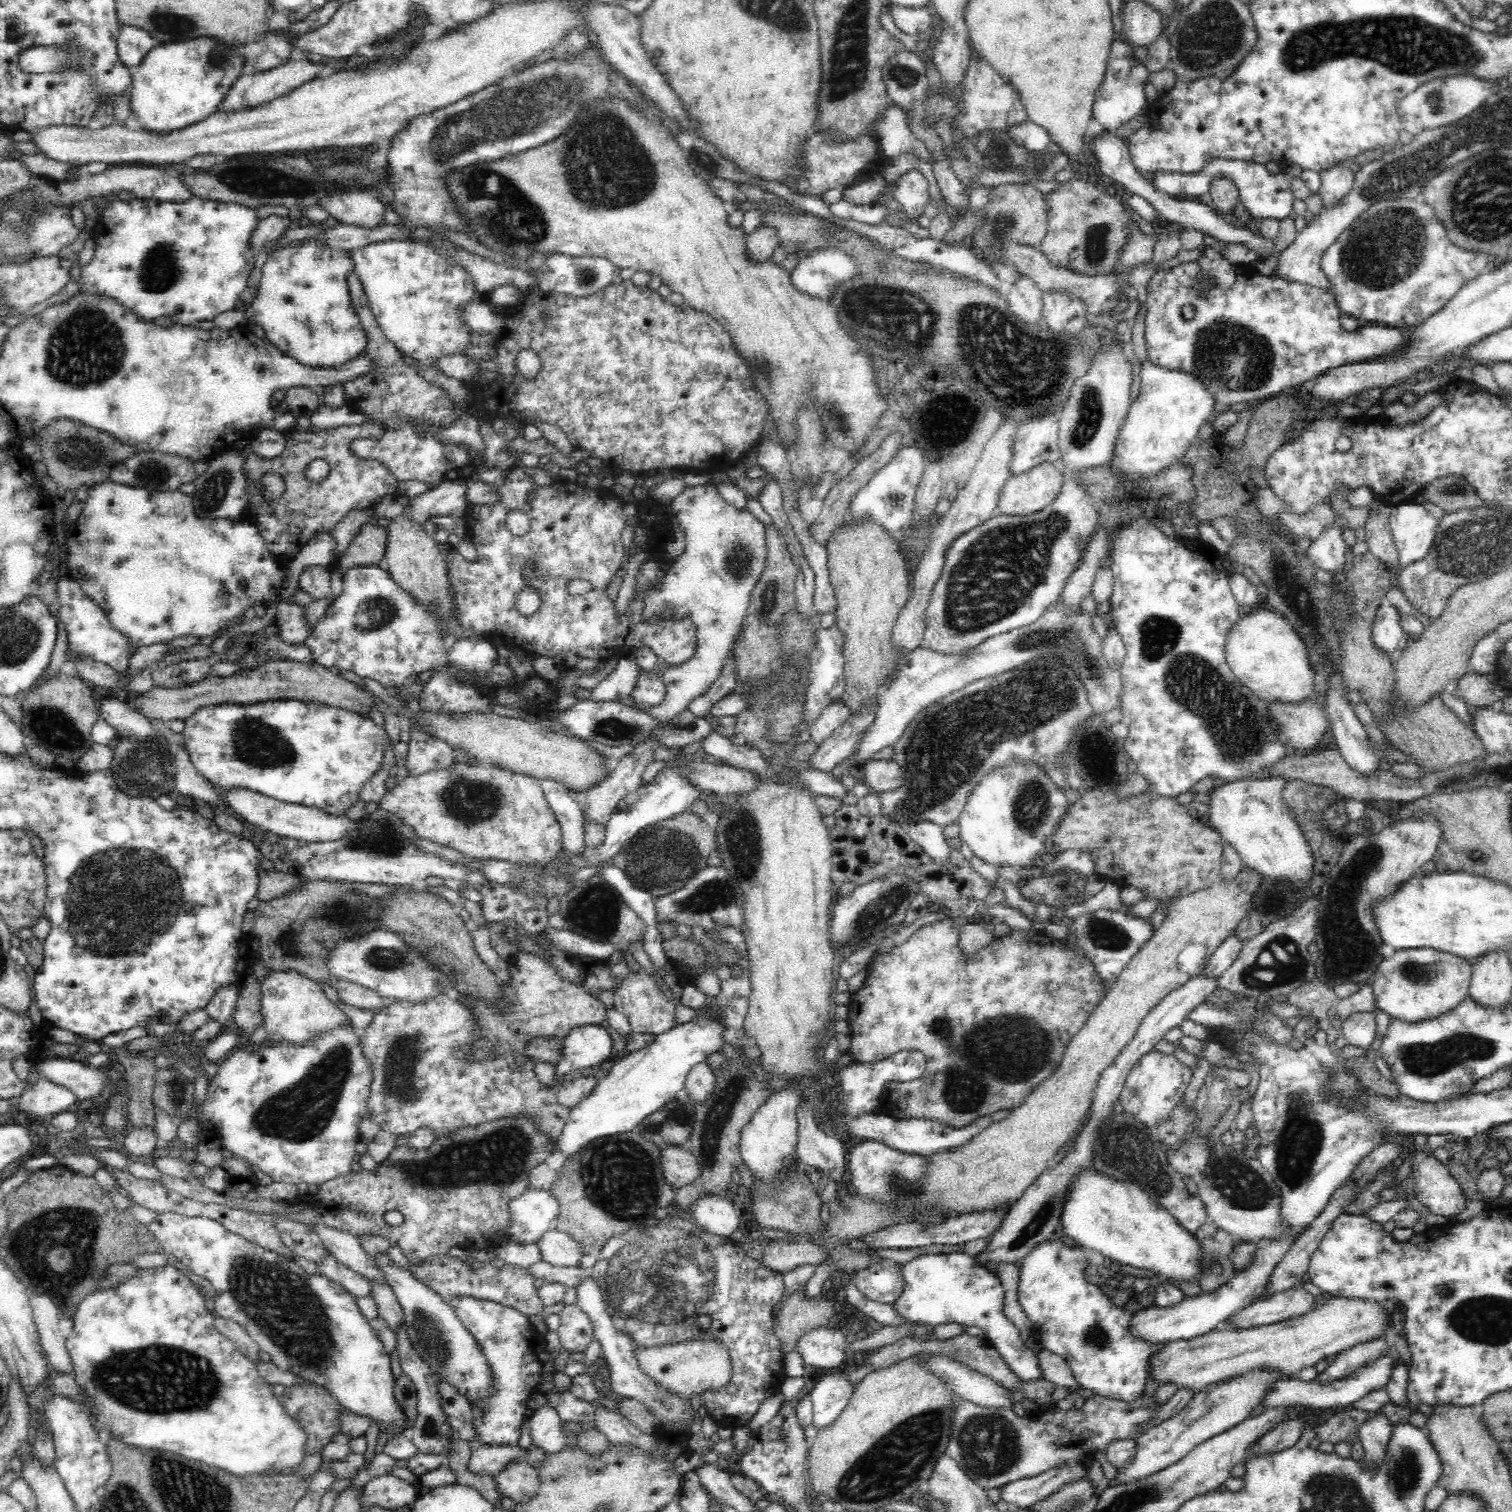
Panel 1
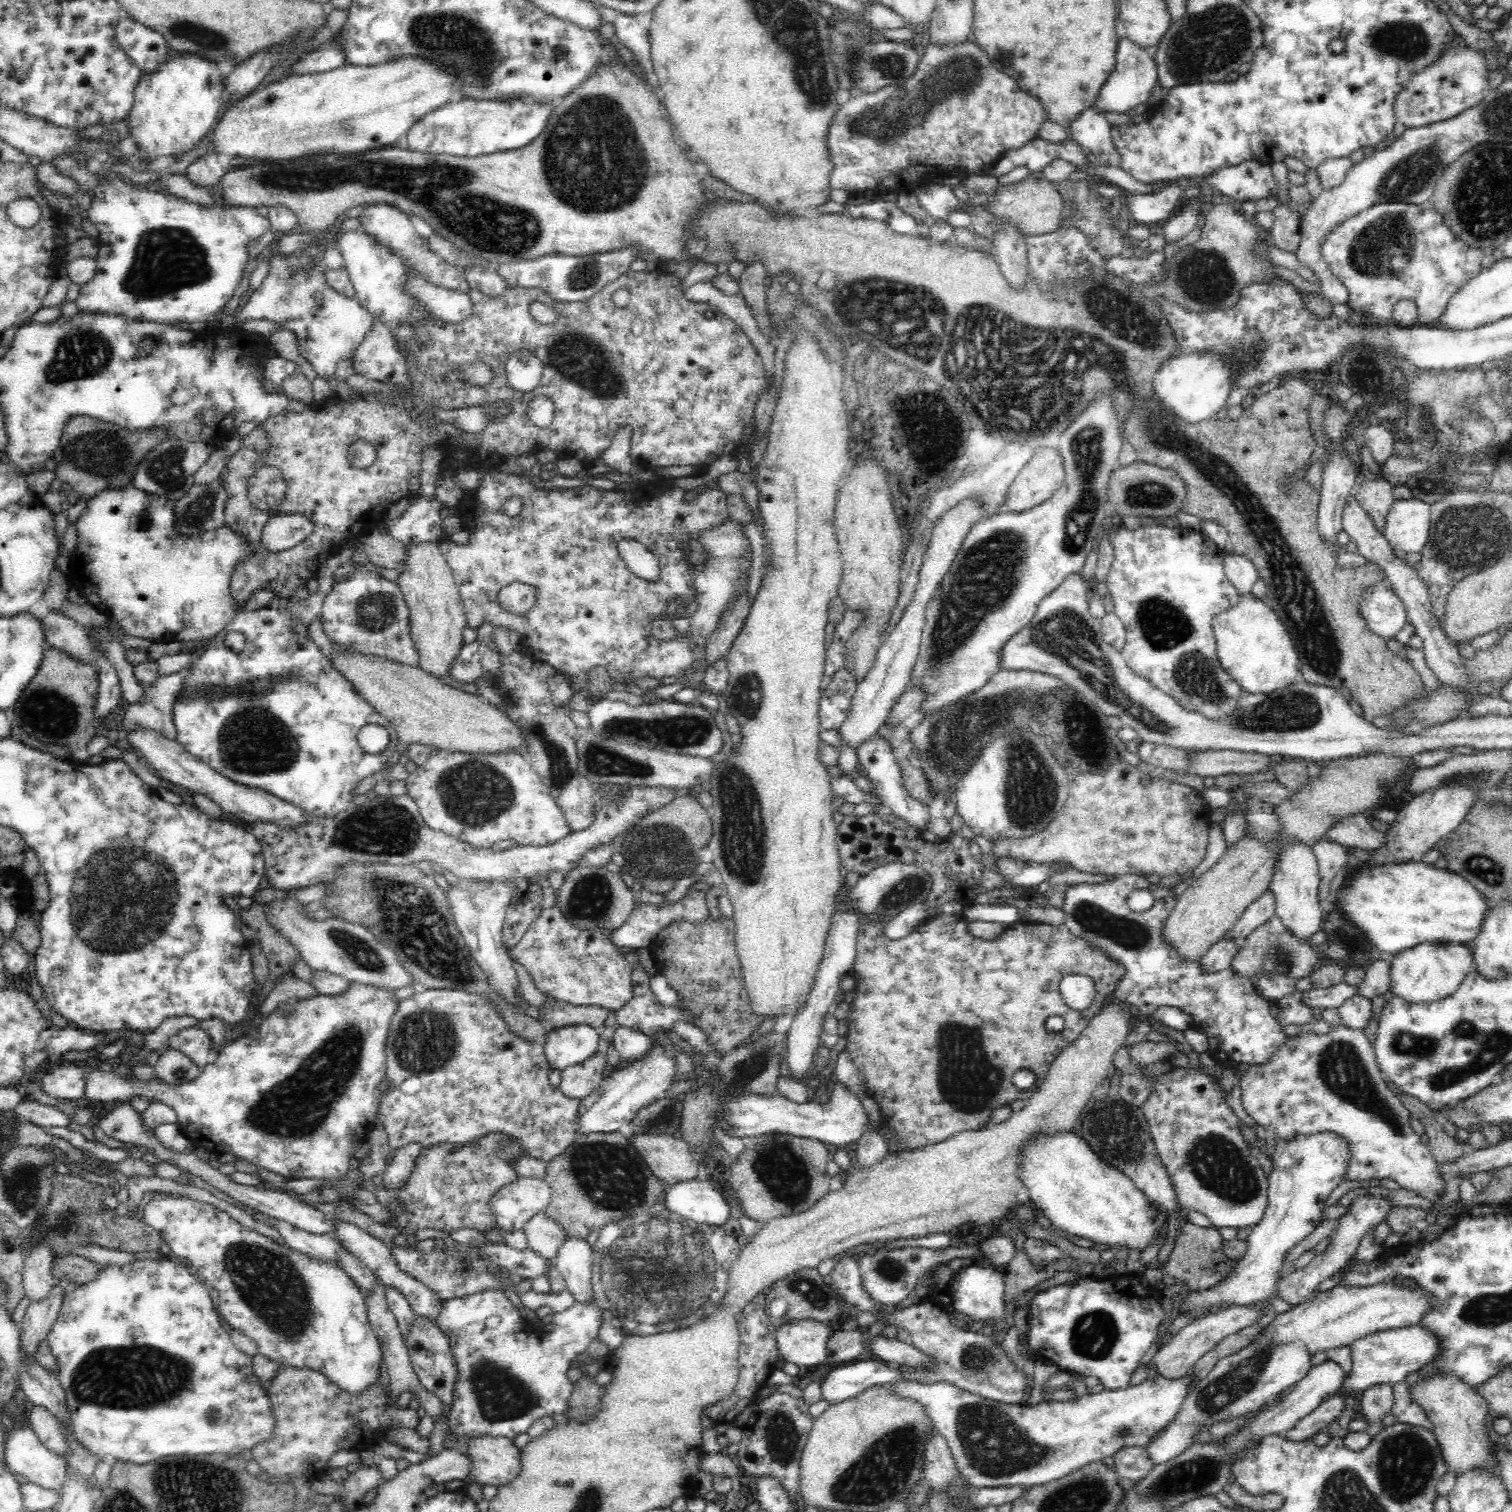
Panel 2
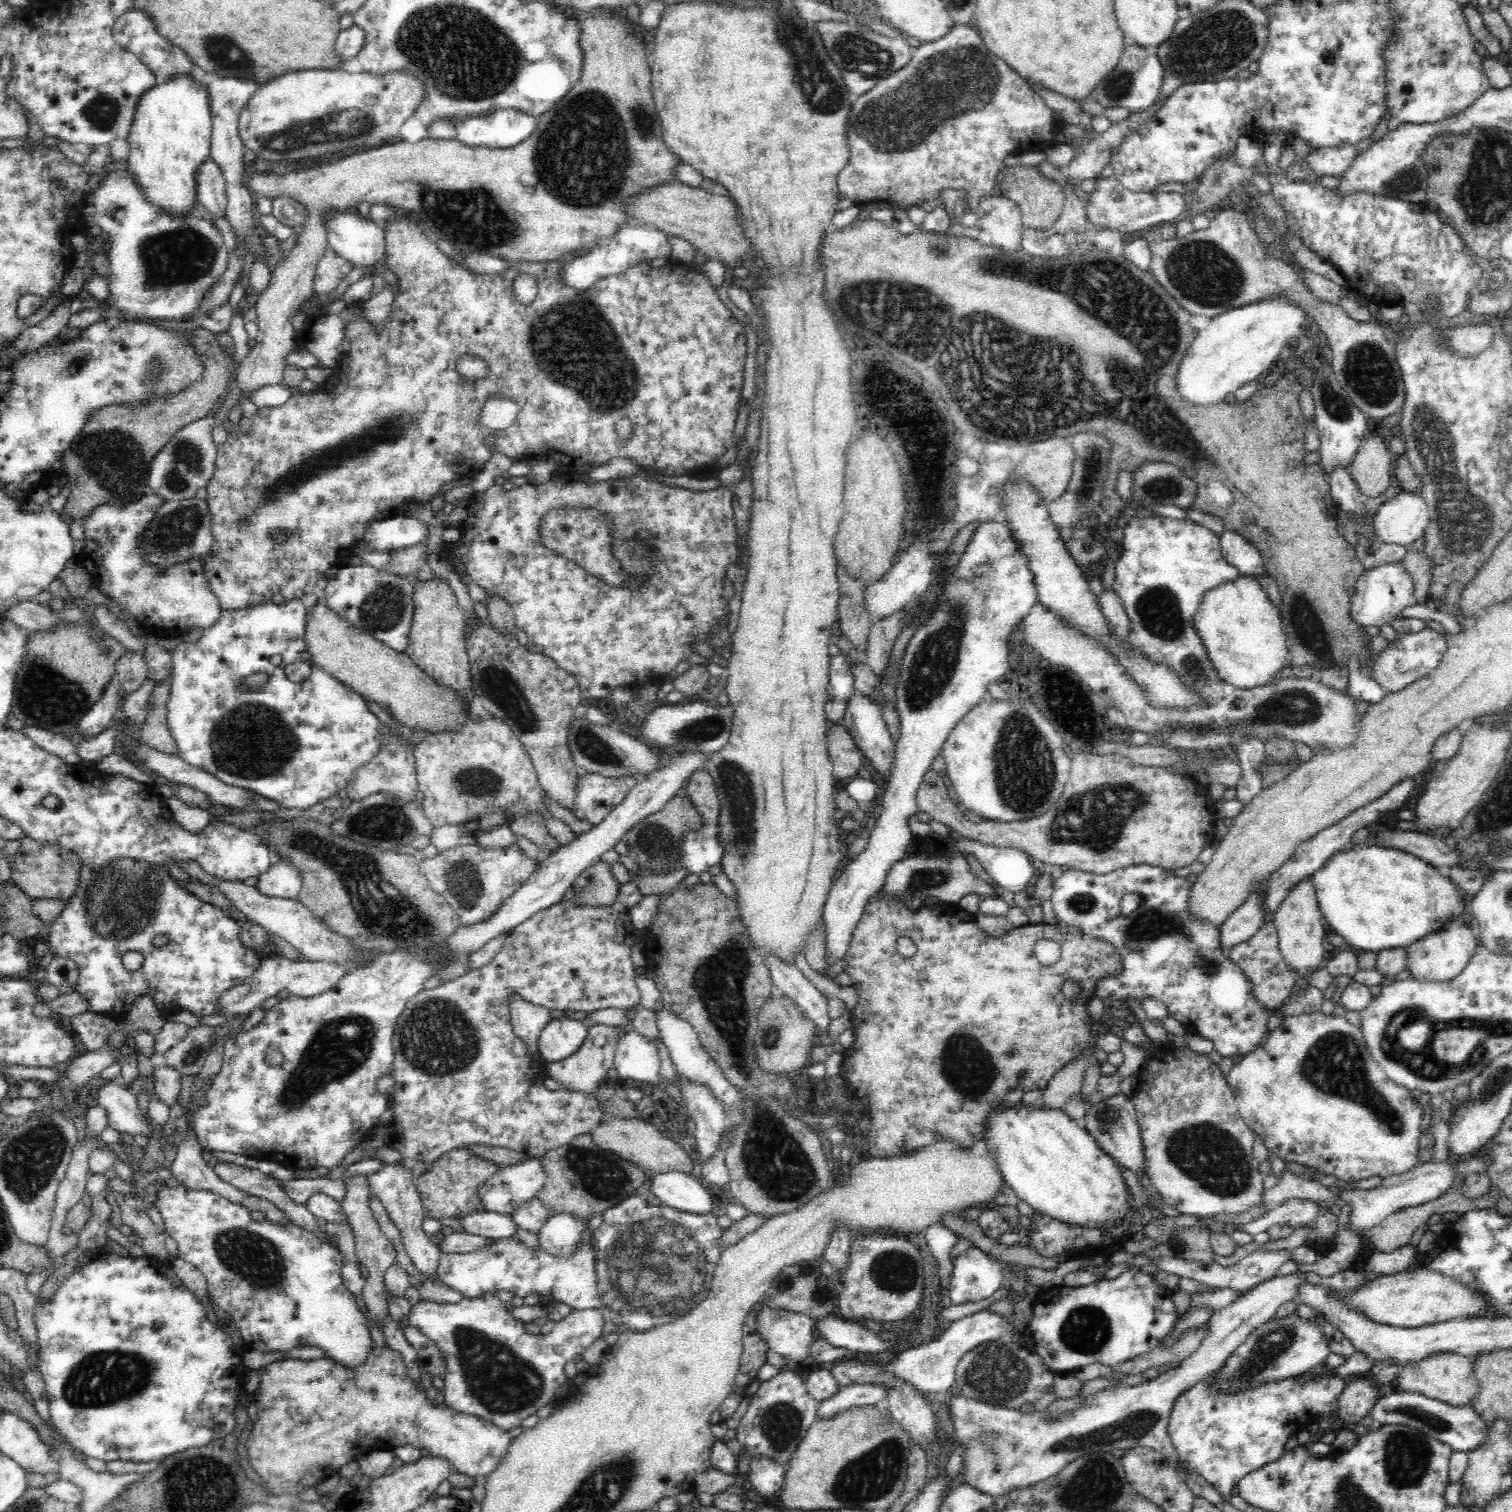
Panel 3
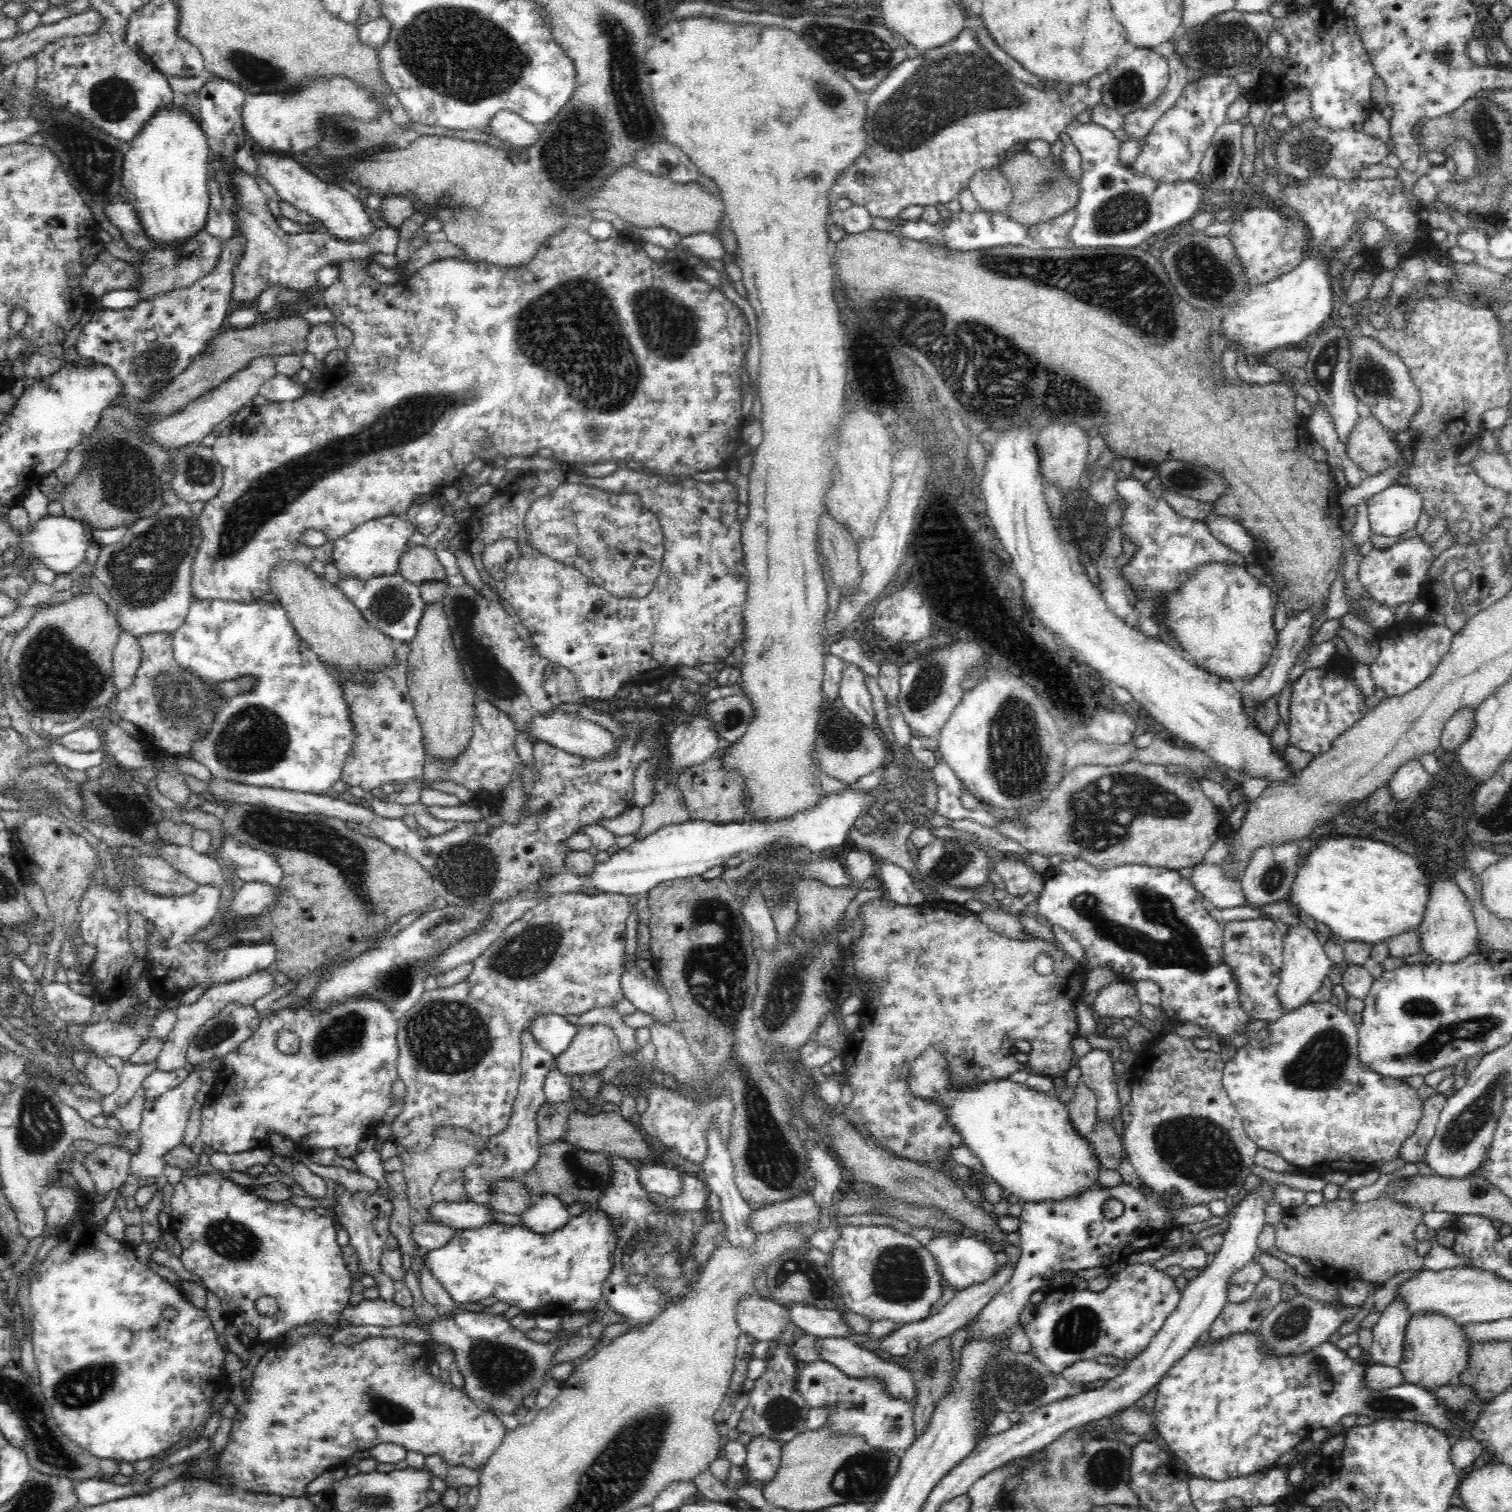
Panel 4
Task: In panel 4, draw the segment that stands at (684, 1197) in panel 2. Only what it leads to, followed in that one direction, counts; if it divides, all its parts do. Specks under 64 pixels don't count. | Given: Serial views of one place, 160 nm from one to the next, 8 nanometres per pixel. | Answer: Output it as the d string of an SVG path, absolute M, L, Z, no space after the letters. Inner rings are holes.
M640 1163L637 1166L639 1183L647 1193L656 1192L662 1199L678 1196L682 1188L683 1172L656 1163Z

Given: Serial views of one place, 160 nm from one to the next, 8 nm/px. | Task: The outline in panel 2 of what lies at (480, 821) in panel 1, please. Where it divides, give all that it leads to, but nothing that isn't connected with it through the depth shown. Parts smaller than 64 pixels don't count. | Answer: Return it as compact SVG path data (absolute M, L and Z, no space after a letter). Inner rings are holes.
M435 749L434 754L413 773L396 764L386 780L404 780L408 797L414 800L422 821L432 830L468 843L474 849L490 849L500 840L512 840L514 846L540 846L558 842L571 833L568 821L550 789L536 774L528 759L517 752L502 754L451 753Z

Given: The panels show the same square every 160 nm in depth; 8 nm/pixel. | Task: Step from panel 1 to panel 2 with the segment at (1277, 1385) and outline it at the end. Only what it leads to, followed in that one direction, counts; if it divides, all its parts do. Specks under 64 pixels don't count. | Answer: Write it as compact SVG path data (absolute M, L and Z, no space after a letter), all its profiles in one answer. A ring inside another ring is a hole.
M1416 1324L1371 1334L1369 1337L1355 1340L1350 1347L1352 1369L1350 1369L1350 1374L1345 1374L1341 1387L1335 1393L1344 1398L1364 1392L1367 1388L1376 1385L1395 1385L1404 1381L1408 1372L1422 1369L1425 1363L1431 1362L1435 1358L1438 1354L1438 1339L1432 1333L1424 1331L1420 1324Z

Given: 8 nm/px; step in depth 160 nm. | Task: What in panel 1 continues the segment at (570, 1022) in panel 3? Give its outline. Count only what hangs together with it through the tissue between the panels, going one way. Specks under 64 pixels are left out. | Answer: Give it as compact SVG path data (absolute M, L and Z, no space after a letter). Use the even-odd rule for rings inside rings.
M601 1025L573 1028L563 1040L561 1059L555 1066L554 1074L560 1077L570 1070L602 1065L612 1054L612 1046L610 1033Z

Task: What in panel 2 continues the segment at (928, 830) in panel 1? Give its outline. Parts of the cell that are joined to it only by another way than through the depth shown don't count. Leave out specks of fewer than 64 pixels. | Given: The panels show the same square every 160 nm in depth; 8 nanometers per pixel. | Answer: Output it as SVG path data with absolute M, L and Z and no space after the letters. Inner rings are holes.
M875 736L855 752L859 760L860 772L871 780L872 794L896 817L906 821L908 826L918 829L918 831L928 831L928 824L931 819L928 804L925 805L908 795L908 791L904 787L904 781L902 781L902 775L900 775L900 767L896 763L896 757L892 753L890 744L887 744L886 740L881 740L878 736Z

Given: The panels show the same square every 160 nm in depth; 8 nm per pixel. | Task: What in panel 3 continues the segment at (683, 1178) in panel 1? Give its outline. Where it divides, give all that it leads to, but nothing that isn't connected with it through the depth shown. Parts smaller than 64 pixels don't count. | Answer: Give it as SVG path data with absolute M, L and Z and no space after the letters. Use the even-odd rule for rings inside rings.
M605 1120L597 1129L590 1132L594 1136L594 1144L604 1151L611 1151L614 1155L633 1163L638 1168L651 1175L665 1172L685 1172L690 1175L694 1167L691 1157L682 1149L680 1144L658 1131L652 1122L641 1120Z

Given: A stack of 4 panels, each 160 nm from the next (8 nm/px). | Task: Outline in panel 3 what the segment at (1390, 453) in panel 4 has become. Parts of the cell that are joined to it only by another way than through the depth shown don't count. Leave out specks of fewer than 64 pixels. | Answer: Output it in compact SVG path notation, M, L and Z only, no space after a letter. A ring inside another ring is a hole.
M1376 434L1364 436L1348 471L1364 498L1376 498L1393 484L1390 454Z

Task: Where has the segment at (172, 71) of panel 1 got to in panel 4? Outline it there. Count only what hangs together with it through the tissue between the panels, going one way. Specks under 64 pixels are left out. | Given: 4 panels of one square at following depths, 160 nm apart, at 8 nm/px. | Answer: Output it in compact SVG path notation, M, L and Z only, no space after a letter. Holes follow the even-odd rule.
M174 103L158 108L125 149L121 176L124 194L155 244L178 244L205 228L212 152L194 114Z

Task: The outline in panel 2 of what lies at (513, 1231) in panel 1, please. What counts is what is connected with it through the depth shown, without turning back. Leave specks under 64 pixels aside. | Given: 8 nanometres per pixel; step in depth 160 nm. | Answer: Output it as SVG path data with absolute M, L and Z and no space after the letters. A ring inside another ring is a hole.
M520 1177L502 1185L489 1200L497 1227L503 1231L523 1231L538 1214L545 1213L551 1201L551 1188L544 1180Z

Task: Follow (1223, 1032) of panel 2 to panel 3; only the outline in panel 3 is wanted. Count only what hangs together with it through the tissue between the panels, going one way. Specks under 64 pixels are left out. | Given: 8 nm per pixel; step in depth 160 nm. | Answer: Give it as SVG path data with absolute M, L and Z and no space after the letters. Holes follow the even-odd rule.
M1130 865L1105 875L1068 869L1054 882L1051 903L1059 922L1075 926L1083 934L1110 943L1122 955L1122 972L1118 975L1102 976L1095 986L1096 997L1121 1002L1134 999L1140 1006L1149 998L1163 1002L1169 1016L1181 1022L1187 1034L1196 1034L1211 1040L1213 1049L1222 1058L1232 1059L1253 1051L1264 1040L1270 1032L1267 1024L1272 1012L1265 1010L1261 1002L1257 1002L1247 976L1222 952L1218 941L1220 929L1205 920L1190 919L1190 914L1186 911L1186 900L1189 900L1191 886L1186 879L1168 873L1158 865ZM1126 892L1137 892L1143 898L1140 908L1132 914L1126 914L1121 909L1122 896Z

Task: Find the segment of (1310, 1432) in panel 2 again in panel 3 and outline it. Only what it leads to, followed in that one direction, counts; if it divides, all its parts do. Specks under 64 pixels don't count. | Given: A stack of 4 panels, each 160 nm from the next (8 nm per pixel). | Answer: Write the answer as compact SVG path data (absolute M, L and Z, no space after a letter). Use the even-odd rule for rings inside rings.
M1351 1377L1338 1396L1338 1421L1341 1426L1358 1427L1362 1418L1370 1414L1378 1396L1378 1387L1372 1384L1370 1378Z

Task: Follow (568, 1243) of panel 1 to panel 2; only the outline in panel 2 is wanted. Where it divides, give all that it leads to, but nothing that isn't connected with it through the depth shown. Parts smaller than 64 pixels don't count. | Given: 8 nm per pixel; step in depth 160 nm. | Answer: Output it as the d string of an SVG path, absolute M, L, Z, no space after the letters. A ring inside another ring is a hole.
M545 1213L538 1214L524 1226L529 1248L546 1260L554 1261L566 1232Z

